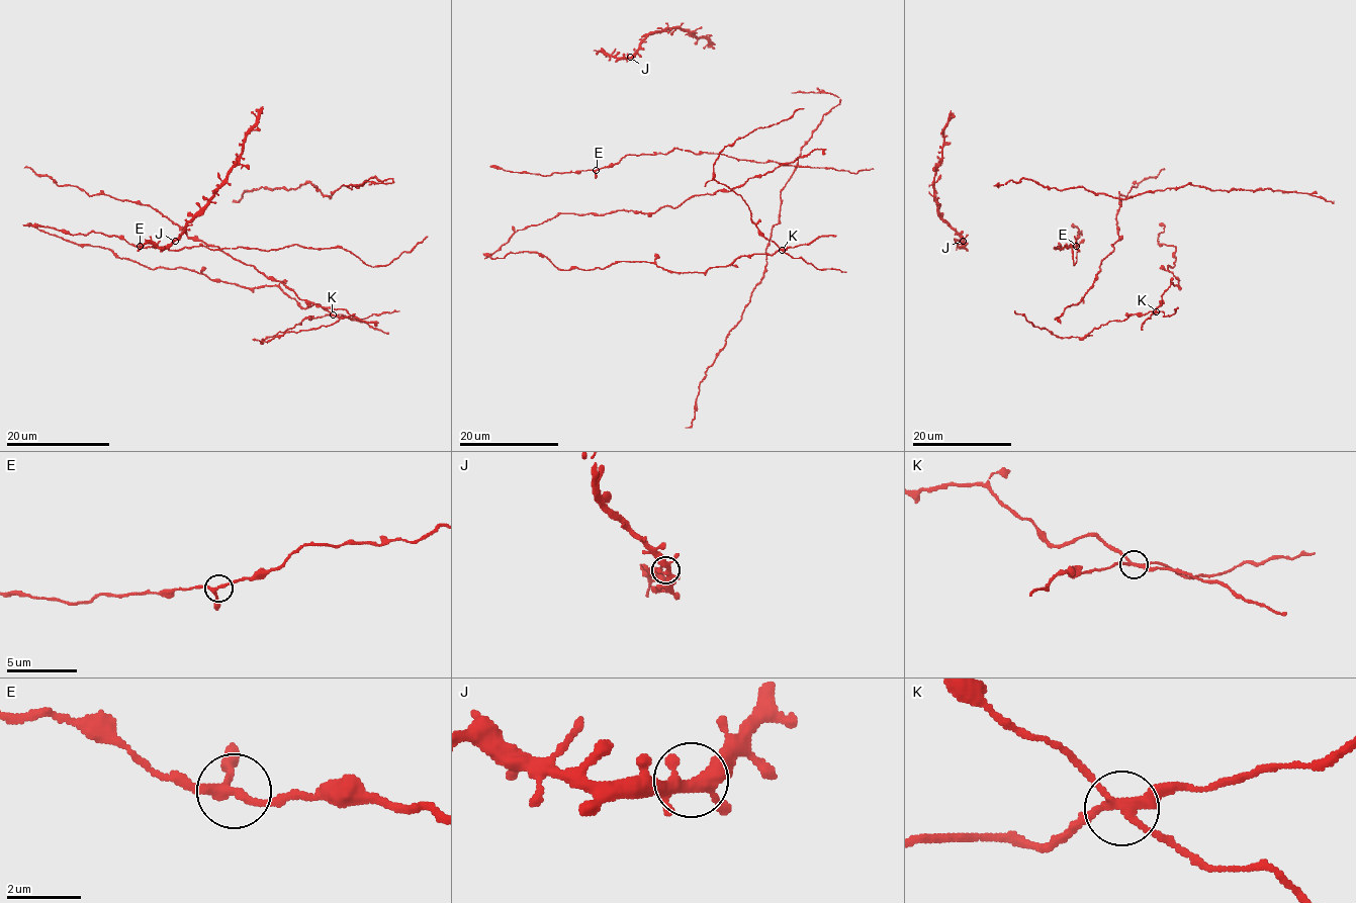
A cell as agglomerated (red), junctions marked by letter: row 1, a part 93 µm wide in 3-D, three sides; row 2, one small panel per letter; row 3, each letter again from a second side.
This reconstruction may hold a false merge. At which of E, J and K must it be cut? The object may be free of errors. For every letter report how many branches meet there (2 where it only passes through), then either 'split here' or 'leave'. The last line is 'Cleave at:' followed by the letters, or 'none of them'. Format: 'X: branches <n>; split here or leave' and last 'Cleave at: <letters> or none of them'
E: branches 3; leave
J: branches 4; leave
K: branches 4; split here
Cleave at: K

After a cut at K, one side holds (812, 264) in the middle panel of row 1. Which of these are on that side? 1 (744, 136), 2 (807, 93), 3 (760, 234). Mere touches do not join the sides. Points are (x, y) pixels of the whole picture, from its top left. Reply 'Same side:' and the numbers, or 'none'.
Same side: 1, 3

